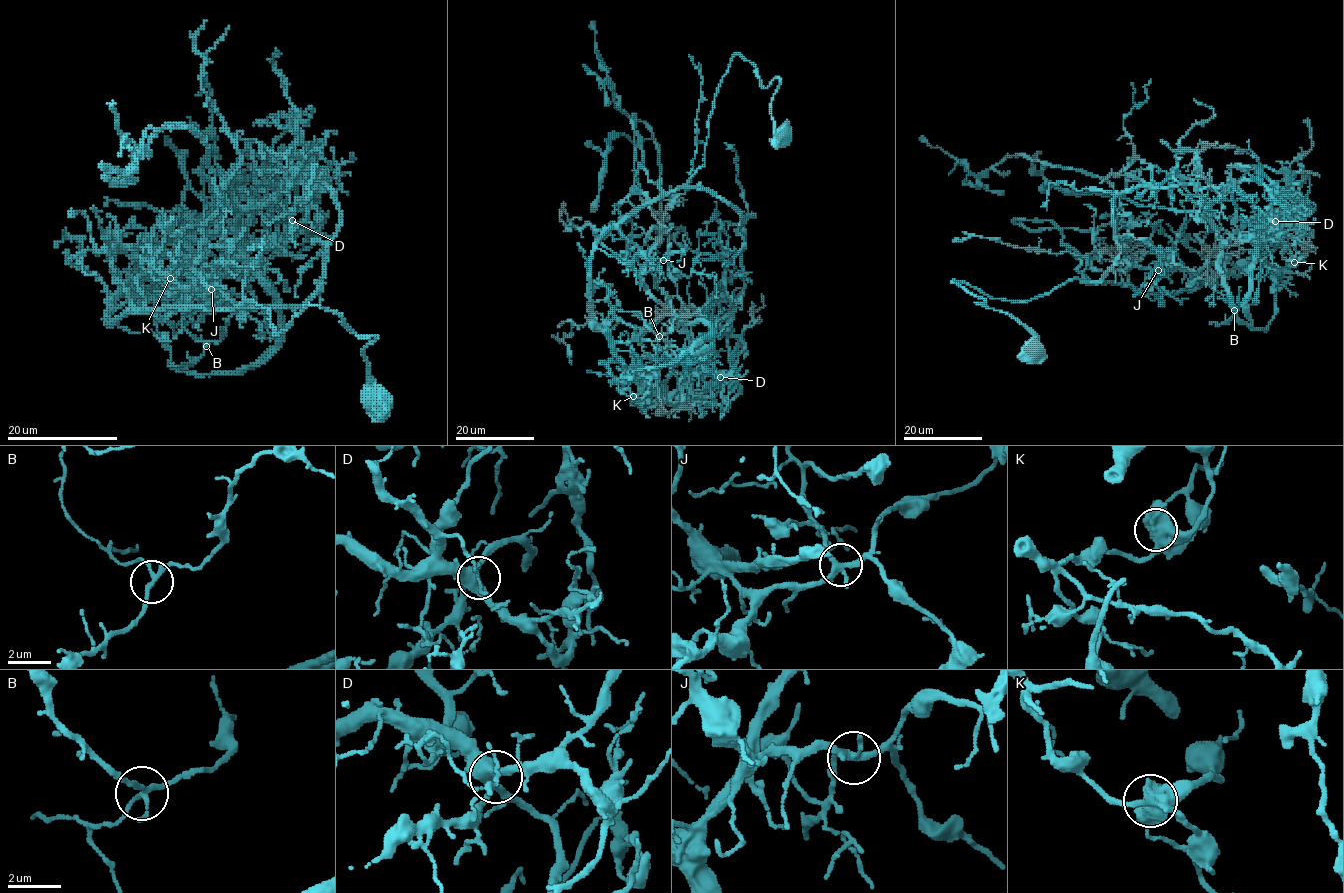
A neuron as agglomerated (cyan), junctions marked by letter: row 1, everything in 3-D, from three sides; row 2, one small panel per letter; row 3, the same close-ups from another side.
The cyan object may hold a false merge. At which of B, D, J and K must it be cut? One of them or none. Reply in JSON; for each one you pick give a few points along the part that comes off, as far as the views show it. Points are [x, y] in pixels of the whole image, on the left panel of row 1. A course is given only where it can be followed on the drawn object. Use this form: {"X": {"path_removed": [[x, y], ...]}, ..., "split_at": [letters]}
{"K": {"path_removed": [[170, 278], [193, 228], [222, 234], [280, 317], [260, 364], [279, 300], [238, 217], [310, 163], [286, 168]]}, "split_at": ["K"]}

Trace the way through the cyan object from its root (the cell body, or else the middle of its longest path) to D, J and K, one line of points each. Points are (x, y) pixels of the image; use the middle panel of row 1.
D: (786, 134), (771, 113), (780, 80), (764, 87), (735, 53), (687, 183), (754, 215), (720, 377)
J: (786, 134), (771, 113), (780, 80), (764, 87), (735, 53), (705, 164), (666, 211), (643, 267), (663, 260)
K: (786, 134), (771, 113), (780, 80), (764, 87), (735, 53), (705, 164), (596, 244), (589, 309), (634, 396)

